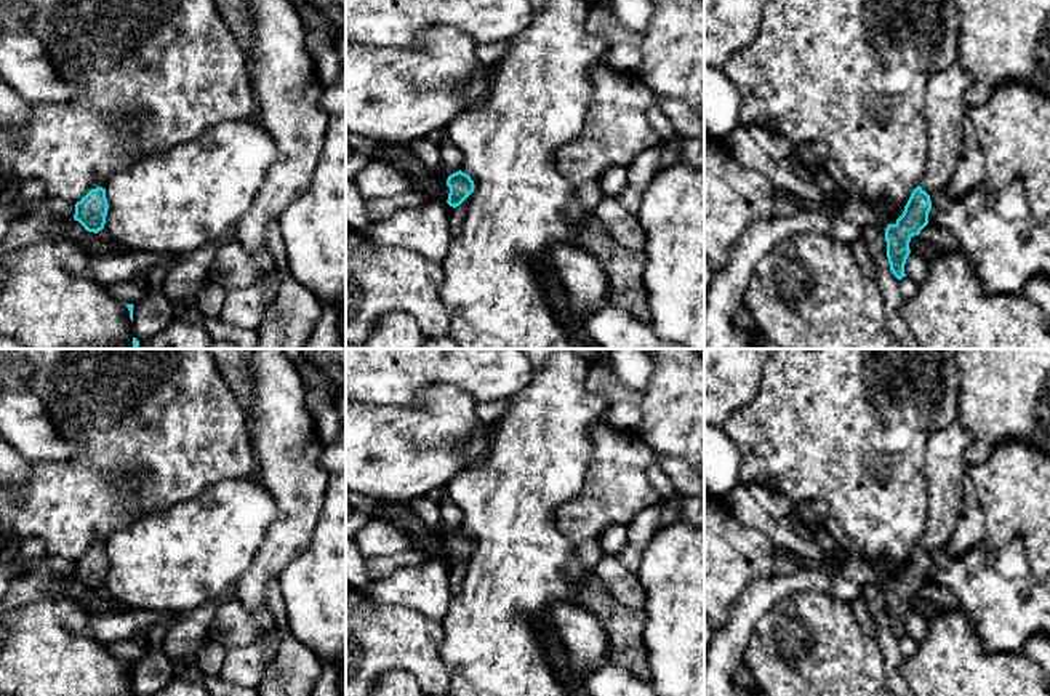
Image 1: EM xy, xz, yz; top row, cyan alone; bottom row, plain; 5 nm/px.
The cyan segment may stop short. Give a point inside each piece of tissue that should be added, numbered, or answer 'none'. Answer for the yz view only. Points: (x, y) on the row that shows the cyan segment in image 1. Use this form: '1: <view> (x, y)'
1: yz (945, 109)

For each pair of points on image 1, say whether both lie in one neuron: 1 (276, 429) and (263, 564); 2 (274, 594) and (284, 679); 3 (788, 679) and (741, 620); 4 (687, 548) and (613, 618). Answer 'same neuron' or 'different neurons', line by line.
1: same neuron
2: same neuron
3: different neurons
4: different neurons

